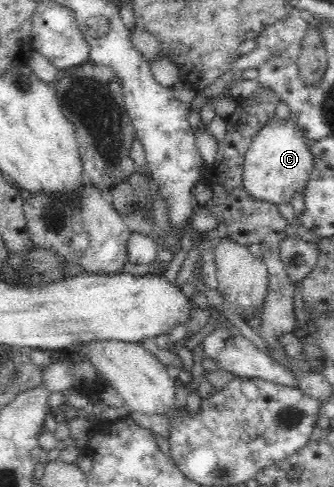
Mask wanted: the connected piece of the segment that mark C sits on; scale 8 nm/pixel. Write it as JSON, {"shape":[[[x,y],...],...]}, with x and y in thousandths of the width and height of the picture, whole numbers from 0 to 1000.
{"shape":[[[811,240],[757,281],[728,333],[728,376],[746,402],[829,423],[871,417],[886,398],[913,400],[928,355],[937,351],[937,316],[922,285],[874,240]]]}

